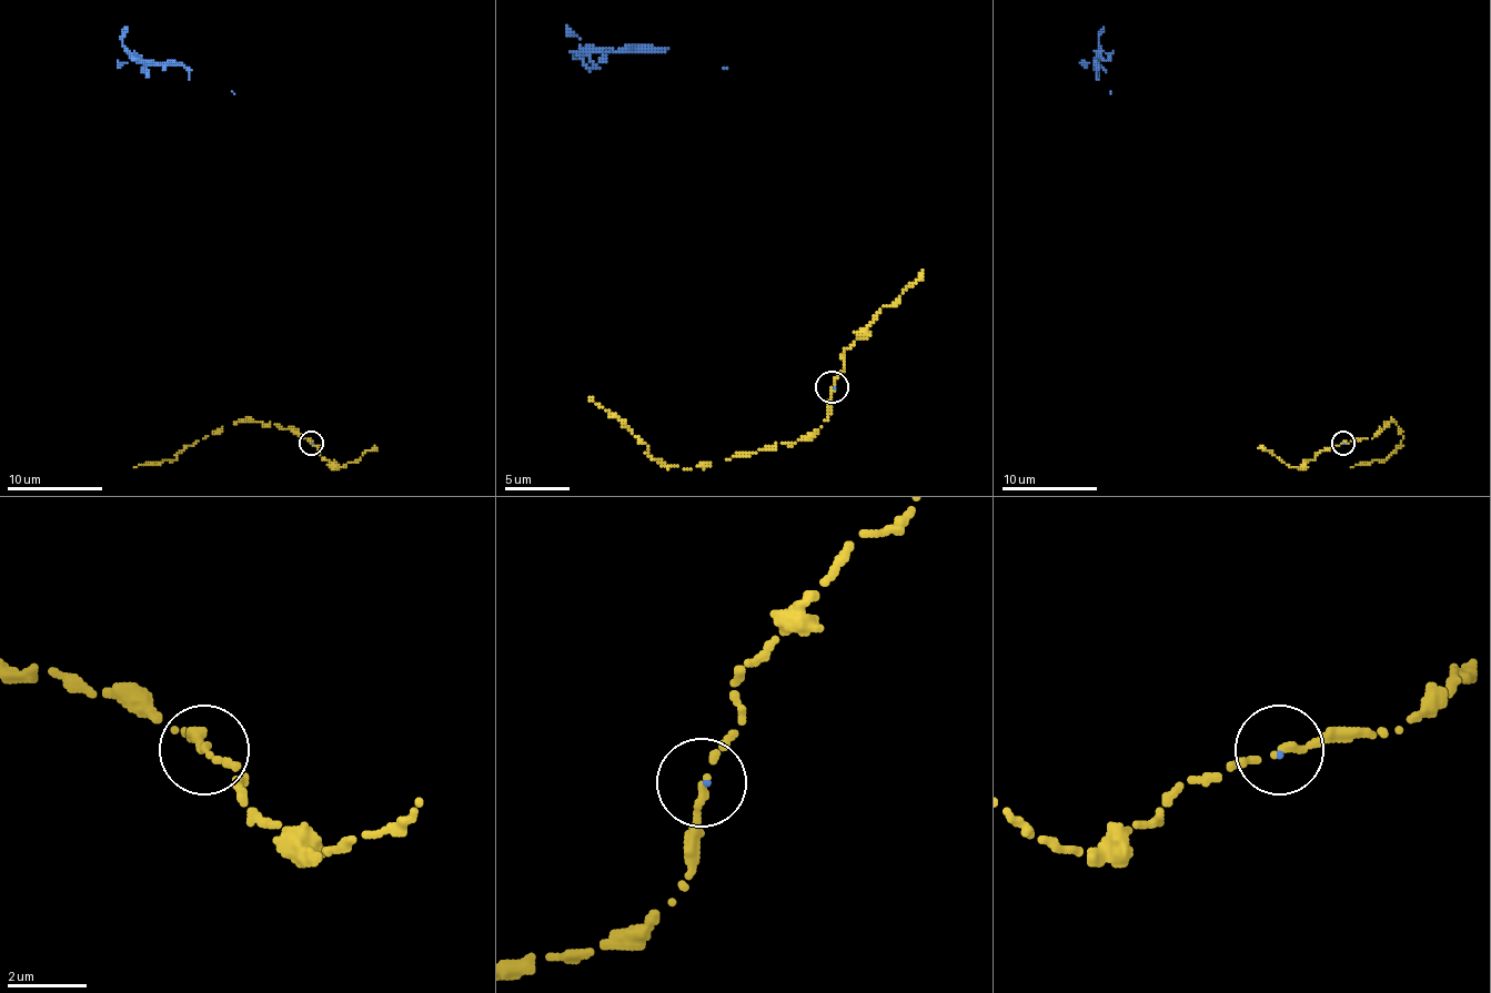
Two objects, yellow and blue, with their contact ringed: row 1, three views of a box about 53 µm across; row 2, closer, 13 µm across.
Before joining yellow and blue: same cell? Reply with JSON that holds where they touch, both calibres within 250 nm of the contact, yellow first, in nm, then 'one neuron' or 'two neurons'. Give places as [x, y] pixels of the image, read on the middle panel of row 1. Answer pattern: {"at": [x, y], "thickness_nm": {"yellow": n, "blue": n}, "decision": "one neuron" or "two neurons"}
{"at": [832, 387], "thickness_nm": {"yellow": 160, "blue": 50}, "decision": "one neuron"}

